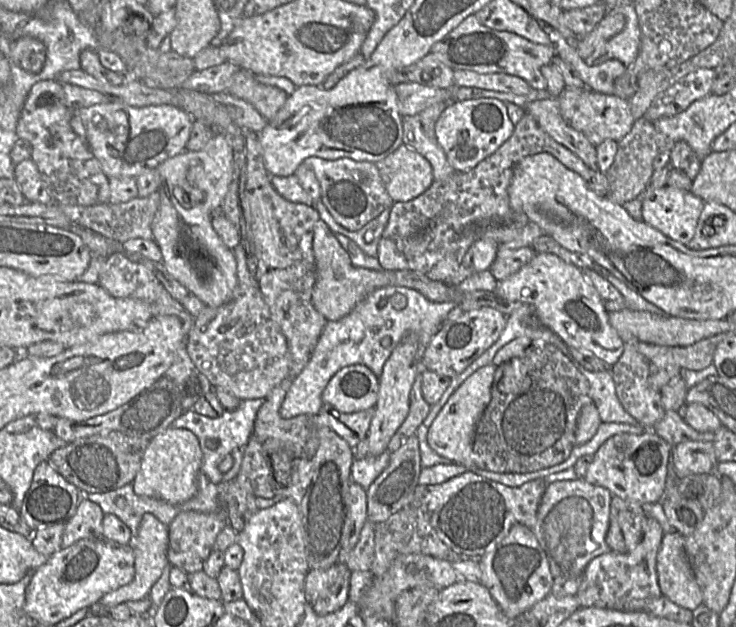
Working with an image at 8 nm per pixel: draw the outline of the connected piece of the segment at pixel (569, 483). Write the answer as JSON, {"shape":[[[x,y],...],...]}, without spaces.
{"shape":[[[585,478],[555,481],[547,485],[536,513],[535,524],[530,529],[546,554],[550,572],[554,578],[558,576],[582,577],[592,559],[611,551],[606,543],[606,534],[609,528],[612,498],[613,494],[609,490],[590,484]]]}

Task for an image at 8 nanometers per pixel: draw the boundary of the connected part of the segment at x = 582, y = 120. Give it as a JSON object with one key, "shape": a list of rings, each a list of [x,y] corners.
{"shape":[[[587,87],[567,88],[558,100],[563,120],[582,133],[595,147],[607,139],[619,142],[630,132],[635,121],[629,100],[594,92]]]}

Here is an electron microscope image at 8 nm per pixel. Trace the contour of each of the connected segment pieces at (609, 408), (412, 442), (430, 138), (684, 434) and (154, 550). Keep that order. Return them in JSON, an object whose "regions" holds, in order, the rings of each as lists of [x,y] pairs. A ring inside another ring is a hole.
{"regions":[[[[577,365],[576,368],[589,383],[589,396],[597,407],[602,422],[640,424],[621,405],[610,368],[601,372],[589,371],[582,365]]],[[[416,435],[410,436],[397,450],[389,454],[389,461],[379,476],[365,489],[367,502],[368,521],[373,525],[383,522],[391,515],[402,510],[404,502],[419,484],[418,478],[421,472],[421,459],[419,444]]],[[[435,103],[421,112],[403,116],[403,144],[425,157],[432,167],[434,181],[443,180],[455,172],[437,141],[435,123],[448,103]]],[[[666,411],[665,416],[657,422],[653,427],[647,427],[651,428],[651,431],[659,435],[661,438],[663,438],[665,441],[672,445],[677,445],[682,442],[688,442],[688,441],[703,441],[703,442],[713,442],[716,433],[715,432],[699,432],[693,429],[691,426],[689,426],[683,418],[681,418],[677,412],[675,411]]],[[[145,514],[140,523],[137,536],[134,540],[131,536],[131,542],[129,543],[134,552],[134,579],[130,583],[103,595],[99,603],[102,606],[113,606],[148,597],[152,586],[161,577],[166,566],[170,564],[167,559],[168,542],[168,526],[160,522],[154,515]]]]}

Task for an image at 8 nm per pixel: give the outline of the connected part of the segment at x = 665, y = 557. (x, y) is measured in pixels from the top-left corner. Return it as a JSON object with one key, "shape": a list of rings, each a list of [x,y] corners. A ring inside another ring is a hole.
{"shape":[[[676,532],[664,534],[656,569],[663,597],[692,611],[703,603],[700,586],[687,559],[684,537]]]}

